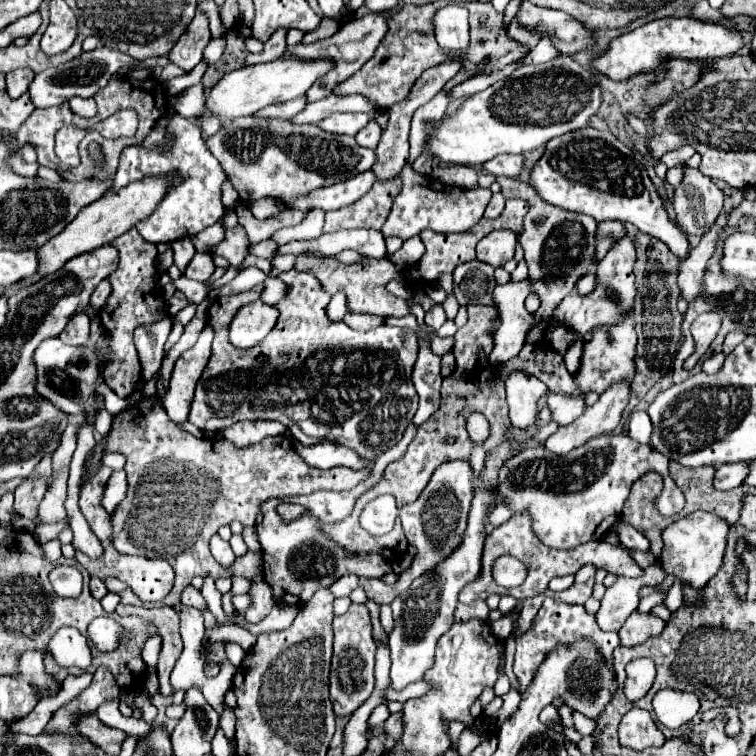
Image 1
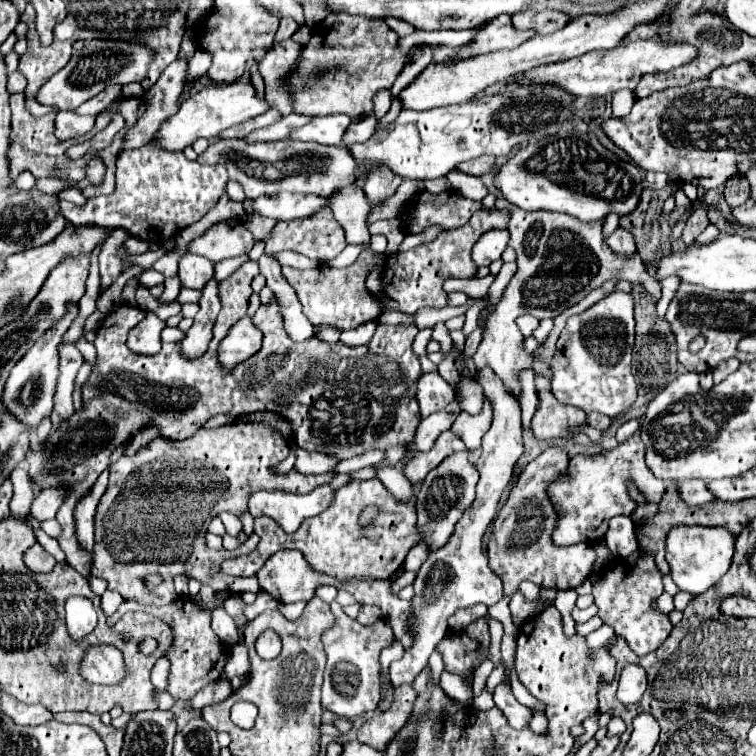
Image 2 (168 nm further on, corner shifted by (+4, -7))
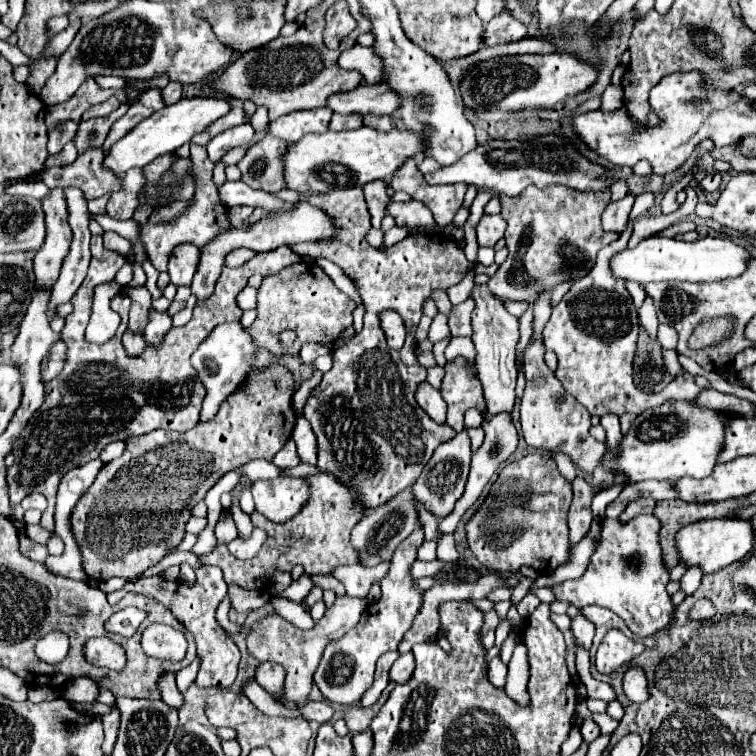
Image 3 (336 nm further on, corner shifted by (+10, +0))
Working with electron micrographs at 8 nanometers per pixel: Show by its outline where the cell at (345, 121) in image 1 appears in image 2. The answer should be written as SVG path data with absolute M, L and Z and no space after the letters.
M330 115L330 117L314 117L304 127L298 127L290 133L290 139L298 141L314 141L320 145L342 145L342 135L350 125L348 115Z

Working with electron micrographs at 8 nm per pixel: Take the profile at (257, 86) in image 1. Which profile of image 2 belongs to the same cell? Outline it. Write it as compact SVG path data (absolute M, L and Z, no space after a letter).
M230 83L230 85L206 85L202 87L198 93L188 95L182 105L180 111L172 117L168 117L160 129L154 133L152 141L154 145L158 145L164 151L176 153L176 151L184 151L186 147L190 147L196 139L206 137L206 139L214 139L220 131L244 123L256 115L260 115L262 111L268 111L268 103L258 101L256 93L254 93L254 85L252 83Z

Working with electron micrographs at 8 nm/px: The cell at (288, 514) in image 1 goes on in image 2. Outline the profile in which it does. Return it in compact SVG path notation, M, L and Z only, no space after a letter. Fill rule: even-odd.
M378 479L360 481L360 483L352 481L346 487L340 487L334 493L334 499L326 511L322 511L312 519L306 519L306 523L302 523L300 529L290 535L286 535L282 527L274 523L274 519L266 519L266 517L258 517L254 521L254 527L256 527L256 533L262 537L262 545L260 545L262 553L250 553L238 559L226 559L220 567L224 575L254 577L276 551L296 549L304 555L304 559L310 563L314 571L336 577L342 583L348 583L352 579L382 581L400 569L406 553L412 547L422 543L422 533L416 527L414 501L406 505L394 501L392 495ZM372 505L378 509L378 517L372 521L370 527L358 527L360 513Z

